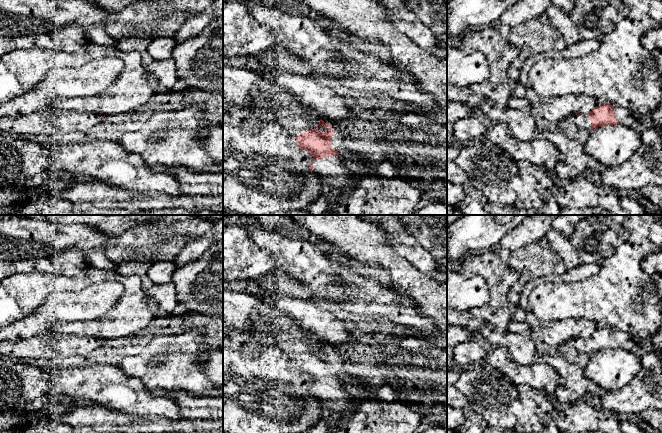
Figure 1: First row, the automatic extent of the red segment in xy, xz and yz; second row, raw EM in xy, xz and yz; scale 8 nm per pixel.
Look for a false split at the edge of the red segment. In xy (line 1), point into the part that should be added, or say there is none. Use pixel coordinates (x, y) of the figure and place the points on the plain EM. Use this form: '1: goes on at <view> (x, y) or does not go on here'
1: does not go on here

